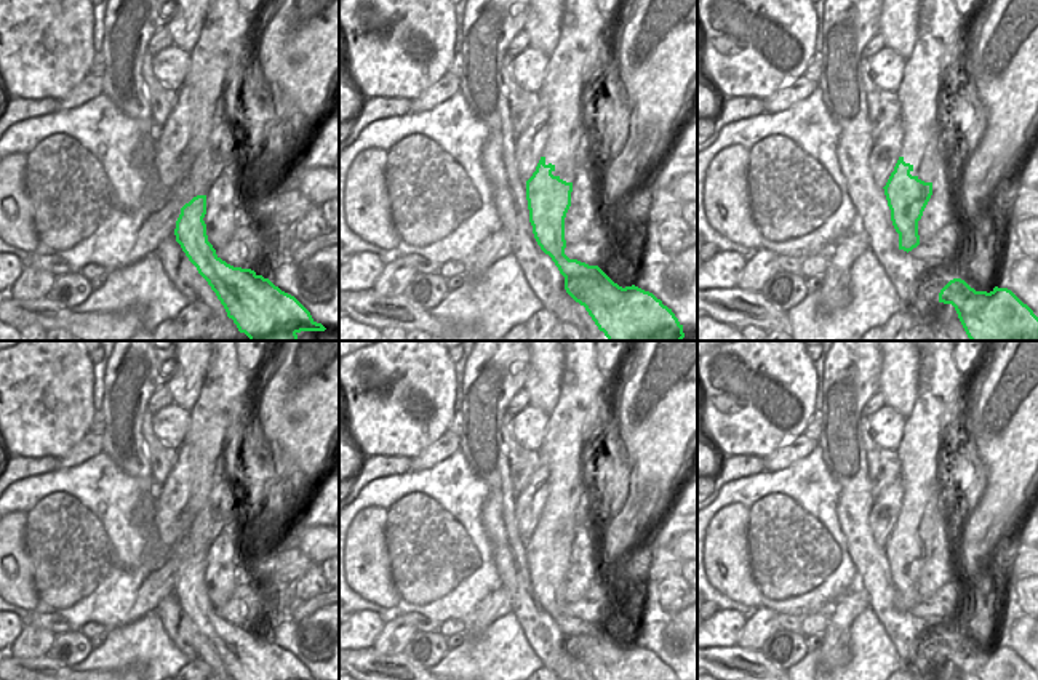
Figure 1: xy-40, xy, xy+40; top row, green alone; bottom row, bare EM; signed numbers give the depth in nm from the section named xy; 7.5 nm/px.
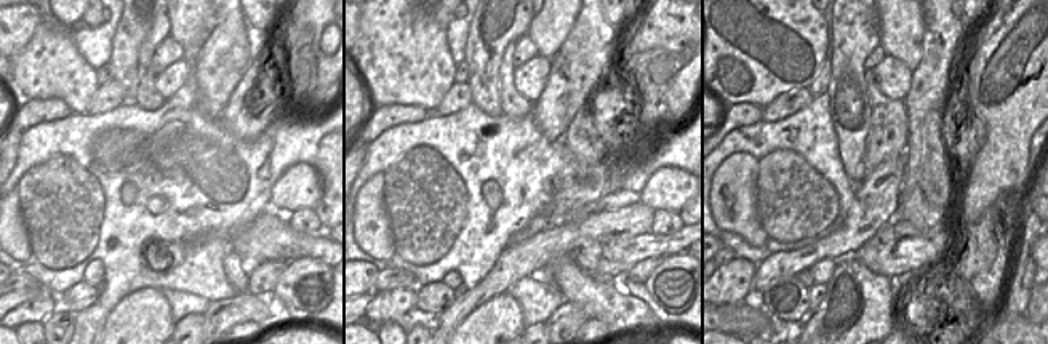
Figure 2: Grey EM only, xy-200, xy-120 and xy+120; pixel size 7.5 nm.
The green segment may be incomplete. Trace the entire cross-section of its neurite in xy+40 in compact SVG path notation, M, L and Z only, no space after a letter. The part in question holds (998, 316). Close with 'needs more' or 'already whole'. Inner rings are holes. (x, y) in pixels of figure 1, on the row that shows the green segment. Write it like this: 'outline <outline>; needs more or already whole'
outline M950 280L939 302L952 304L971 341L1038 341L1038 317L1011 290L976 291L964 280Z; already whole

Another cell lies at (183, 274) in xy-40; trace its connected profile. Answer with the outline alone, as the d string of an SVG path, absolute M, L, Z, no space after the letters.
M176 235L166 237L155 250L170 282L189 299L189 304L200 301L206 304L218 317L227 312L208 282L198 274L197 267L189 261Z

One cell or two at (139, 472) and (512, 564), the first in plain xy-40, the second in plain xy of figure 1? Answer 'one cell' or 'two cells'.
one cell

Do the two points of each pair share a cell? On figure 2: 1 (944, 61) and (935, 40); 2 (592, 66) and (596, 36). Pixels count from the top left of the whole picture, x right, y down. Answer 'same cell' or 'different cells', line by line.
1: same cell
2: different cells

